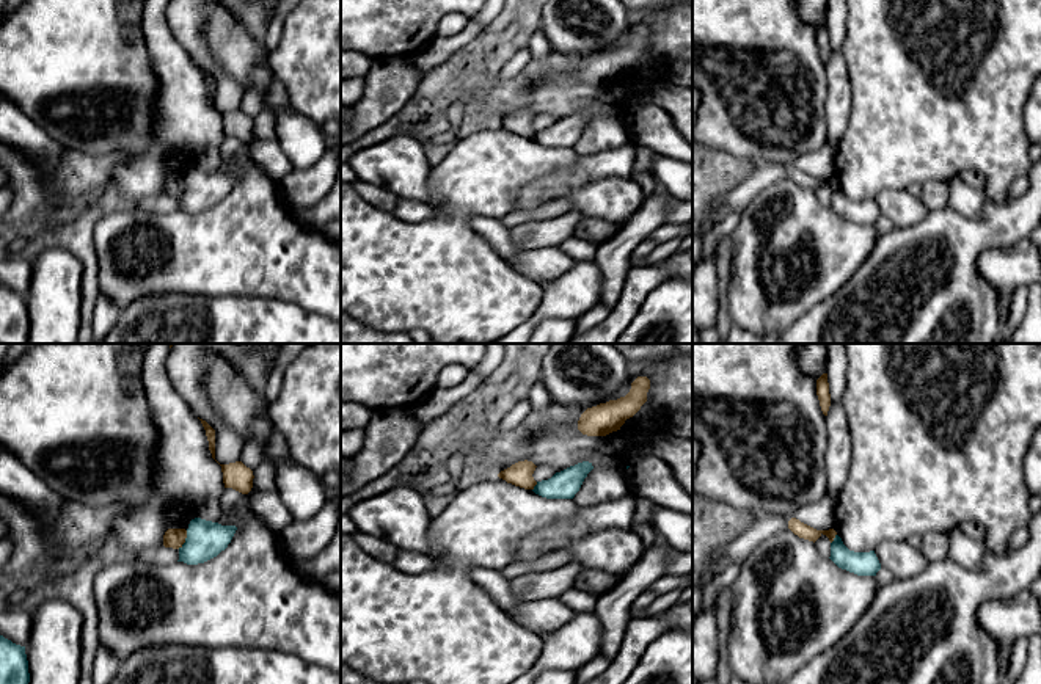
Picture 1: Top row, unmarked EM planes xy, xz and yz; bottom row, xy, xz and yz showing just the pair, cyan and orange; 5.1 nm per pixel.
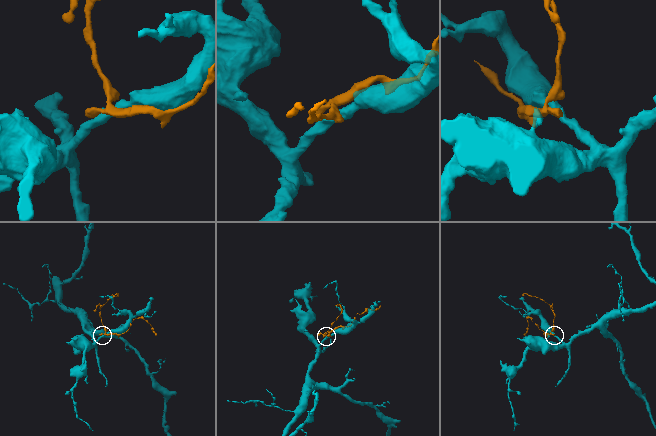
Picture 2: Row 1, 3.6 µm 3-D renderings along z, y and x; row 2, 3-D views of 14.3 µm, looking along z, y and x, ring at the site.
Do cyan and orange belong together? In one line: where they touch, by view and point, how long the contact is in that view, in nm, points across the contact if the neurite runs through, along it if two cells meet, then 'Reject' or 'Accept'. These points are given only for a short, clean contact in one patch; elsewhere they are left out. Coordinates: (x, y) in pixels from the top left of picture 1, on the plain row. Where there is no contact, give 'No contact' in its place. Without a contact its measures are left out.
Touches cyan at xy (186, 189). Shared border 110 nm. Path across: xy (204, 189), (186, 189), (175, 187). Accept

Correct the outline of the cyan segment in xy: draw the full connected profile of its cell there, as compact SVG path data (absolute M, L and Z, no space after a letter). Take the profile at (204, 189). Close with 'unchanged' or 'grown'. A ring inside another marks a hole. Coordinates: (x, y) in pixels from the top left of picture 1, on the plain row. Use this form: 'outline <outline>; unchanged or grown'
outline M195 166L188 177L168 177L163 195L179 199L179 209L187 213L204 212L217 206L231 191L237 176Z; grown

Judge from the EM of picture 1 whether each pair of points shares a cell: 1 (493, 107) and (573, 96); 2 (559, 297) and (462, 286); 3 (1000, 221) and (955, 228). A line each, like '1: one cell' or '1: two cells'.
1: one cell
2: two cells
3: one cell

